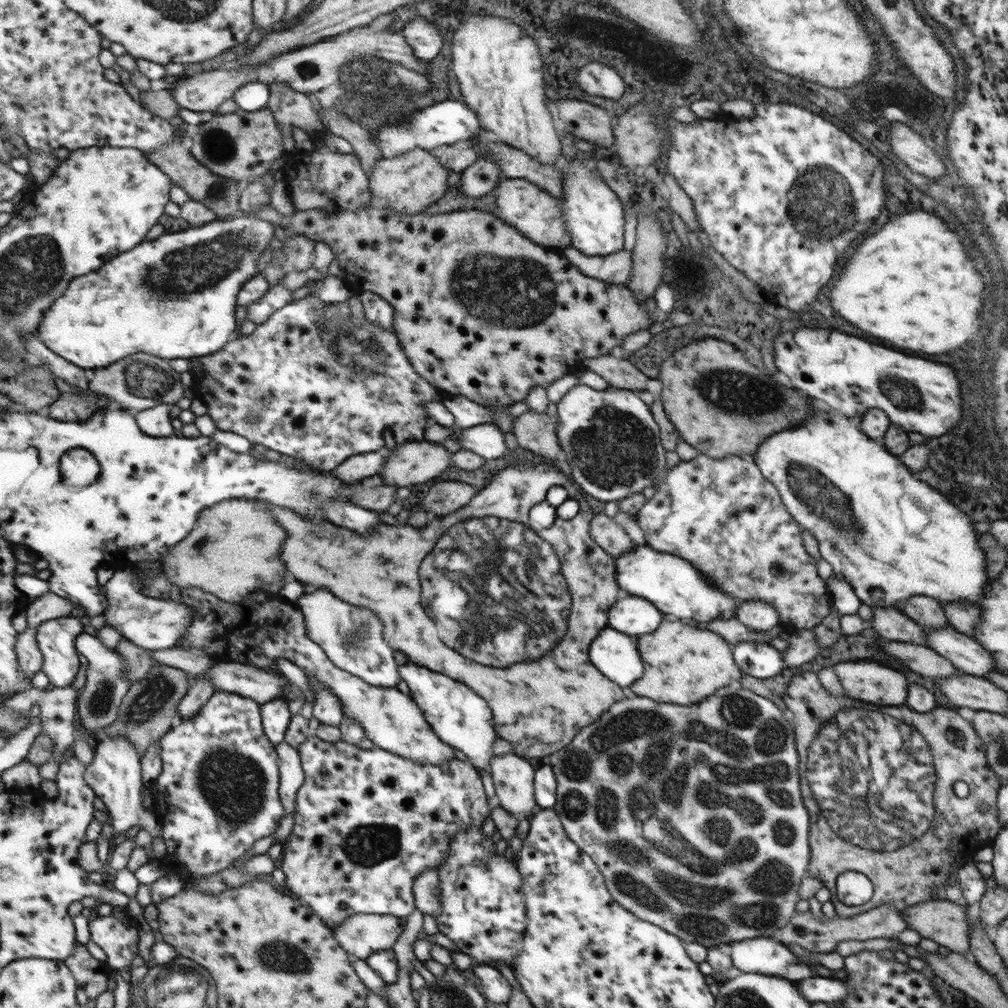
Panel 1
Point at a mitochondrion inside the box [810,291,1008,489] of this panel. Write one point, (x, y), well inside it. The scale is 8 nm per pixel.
(904, 394)

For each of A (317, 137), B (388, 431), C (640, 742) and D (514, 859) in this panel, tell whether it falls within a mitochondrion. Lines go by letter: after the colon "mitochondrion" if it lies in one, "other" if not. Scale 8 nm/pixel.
A: other
B: other
C: mitochondrion
D: other

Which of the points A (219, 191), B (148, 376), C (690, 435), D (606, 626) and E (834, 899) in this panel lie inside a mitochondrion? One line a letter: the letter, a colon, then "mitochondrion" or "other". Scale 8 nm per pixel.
A: mitochondrion
B: mitochondrion
C: other
D: other
E: other

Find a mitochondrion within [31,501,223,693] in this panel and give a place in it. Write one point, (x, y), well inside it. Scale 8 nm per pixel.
(203, 544)

